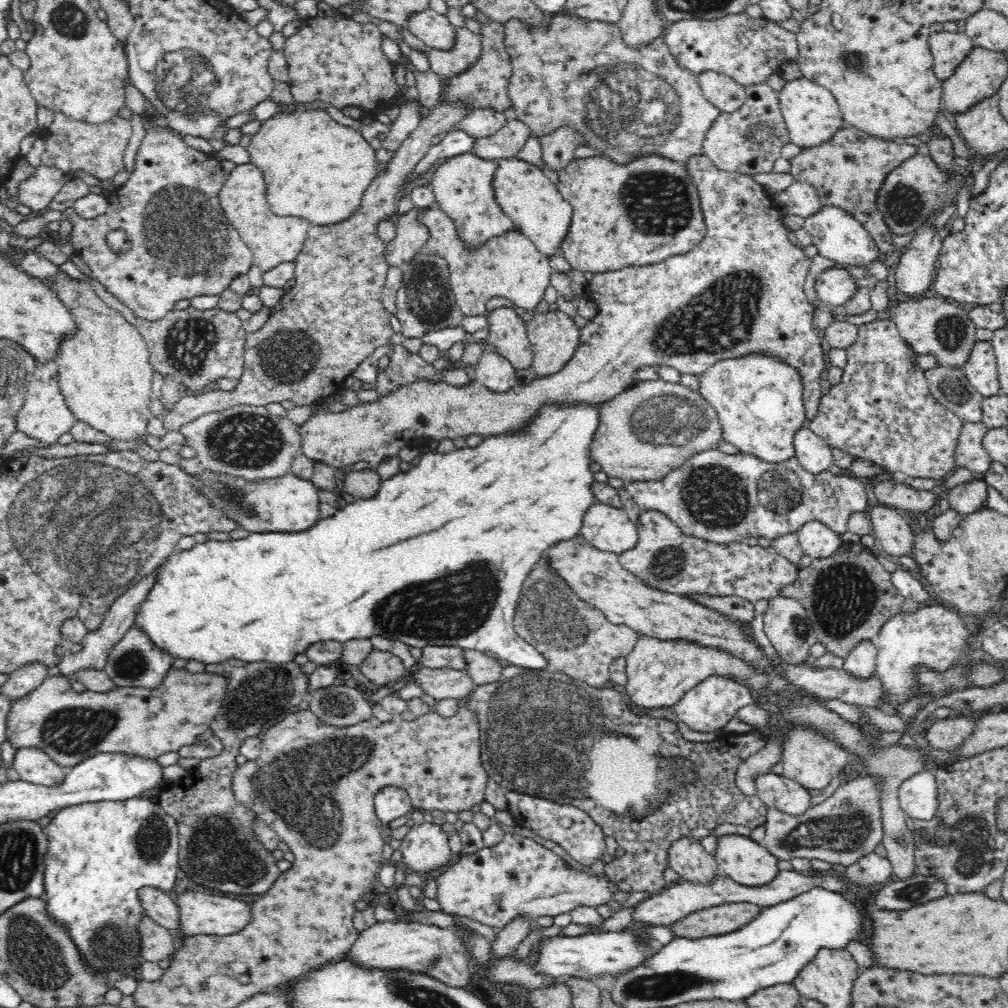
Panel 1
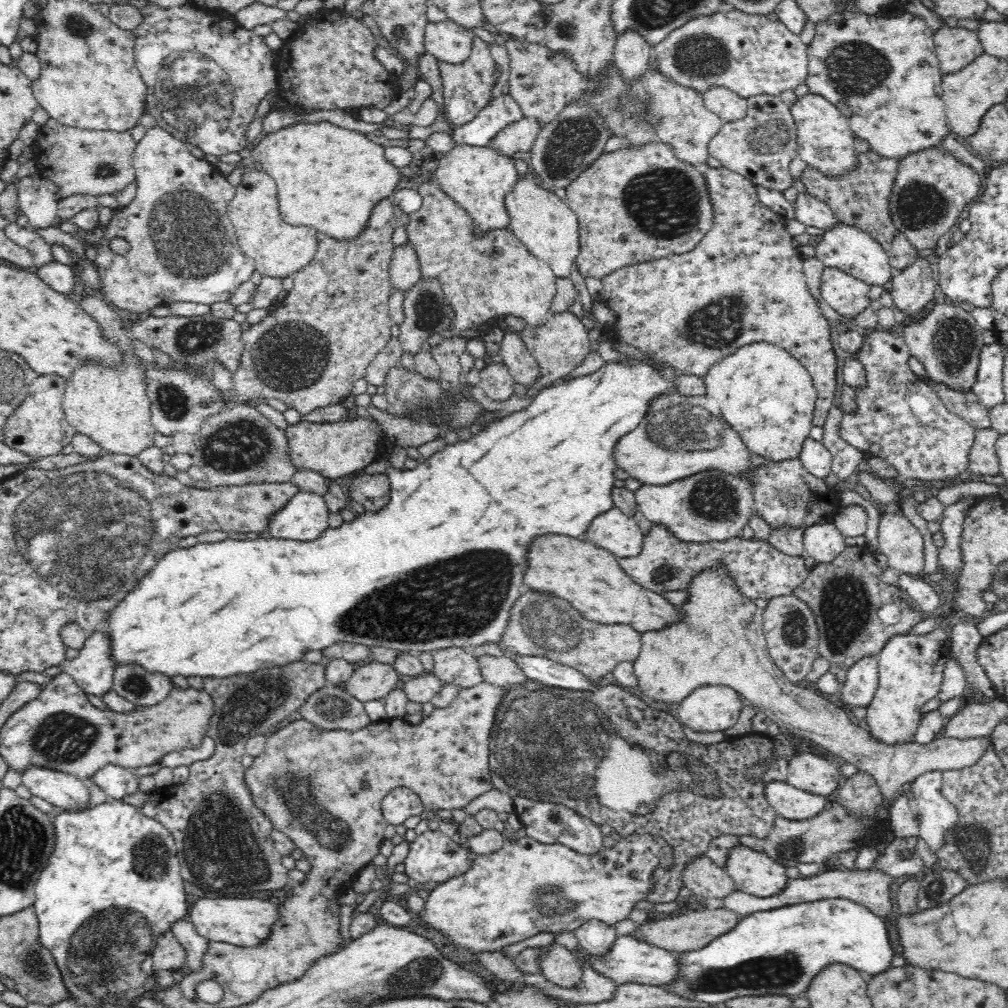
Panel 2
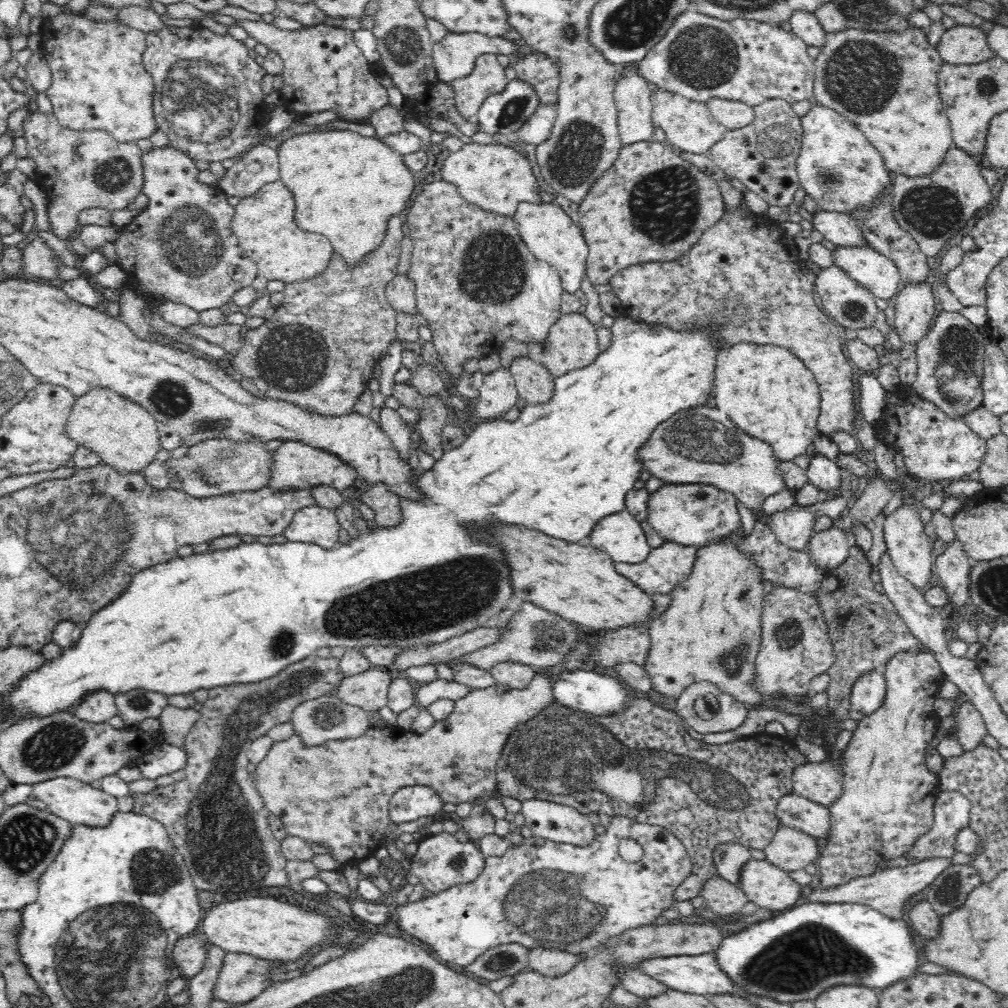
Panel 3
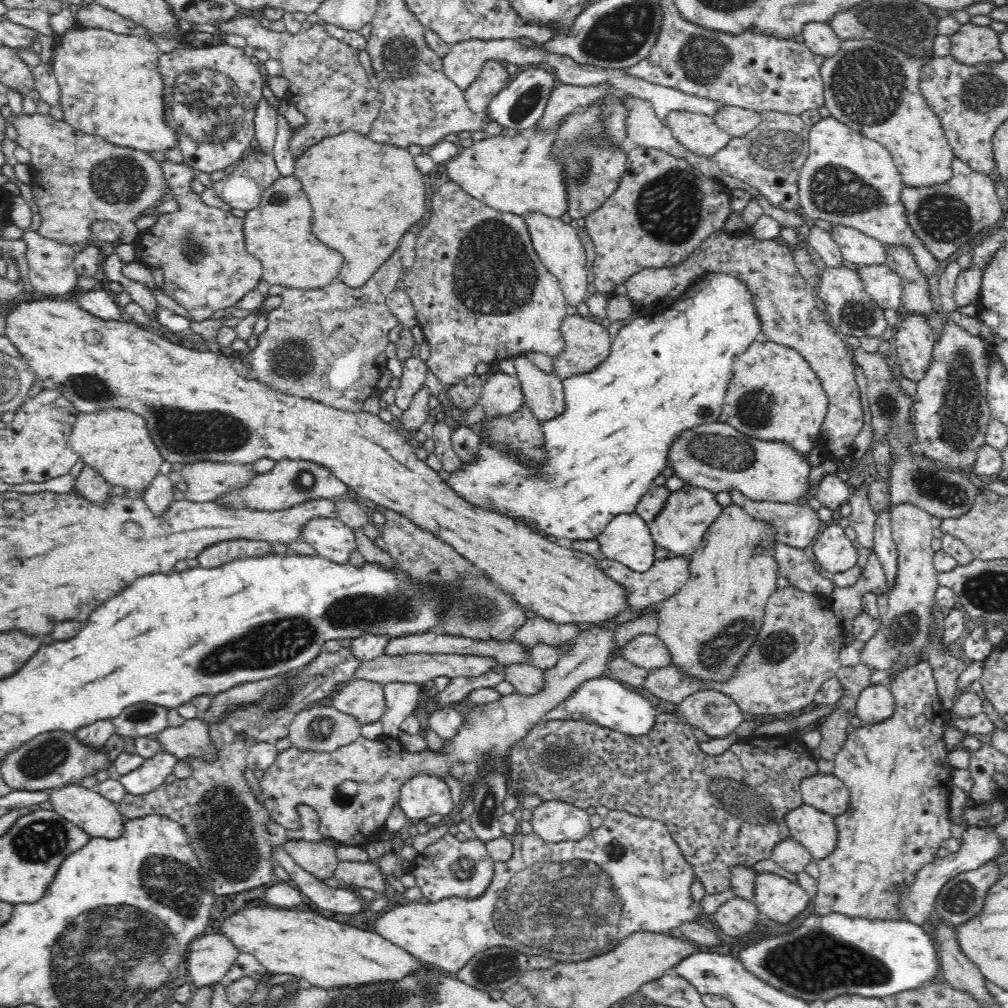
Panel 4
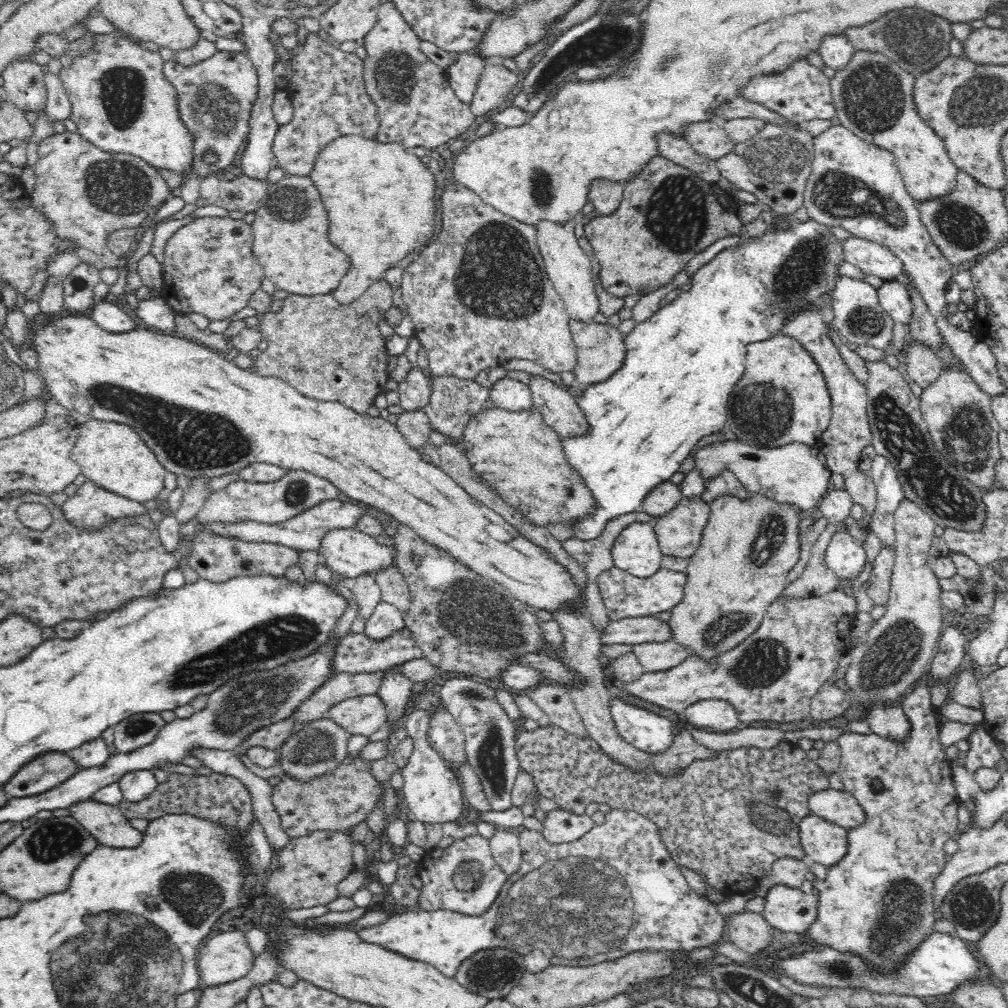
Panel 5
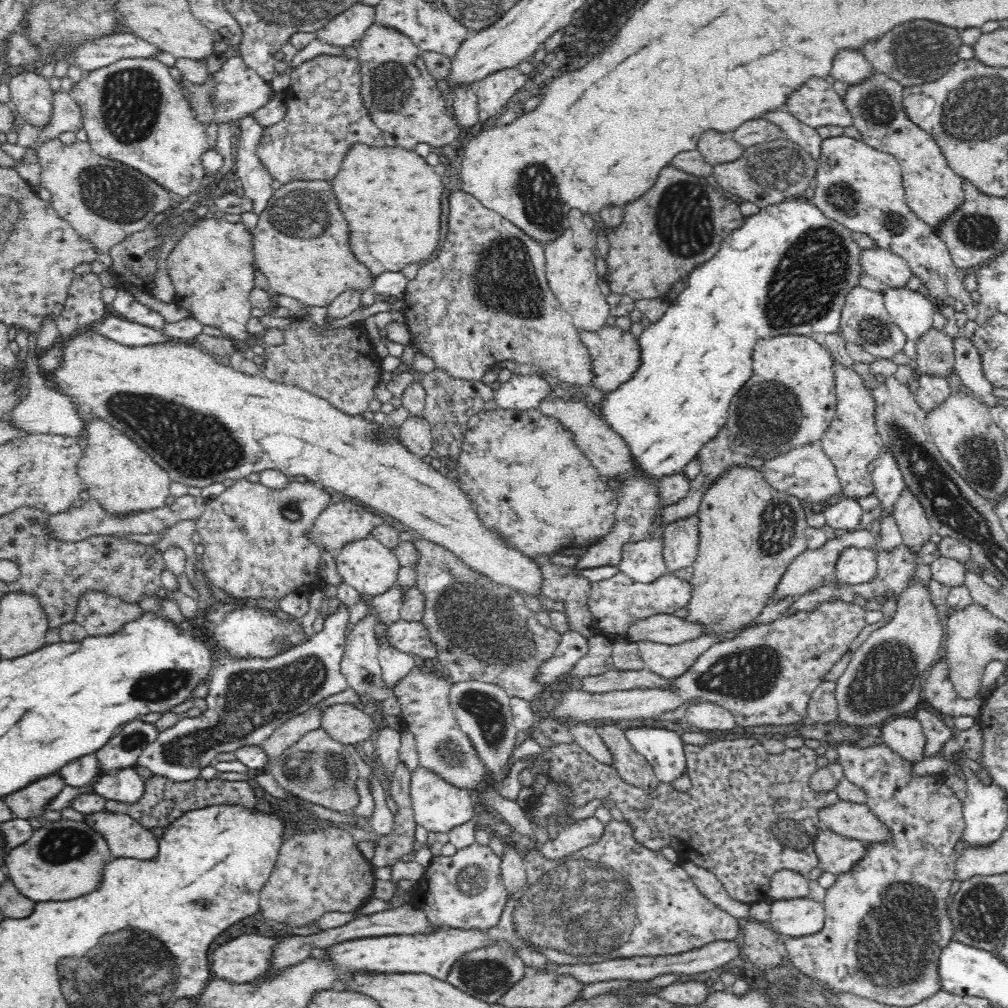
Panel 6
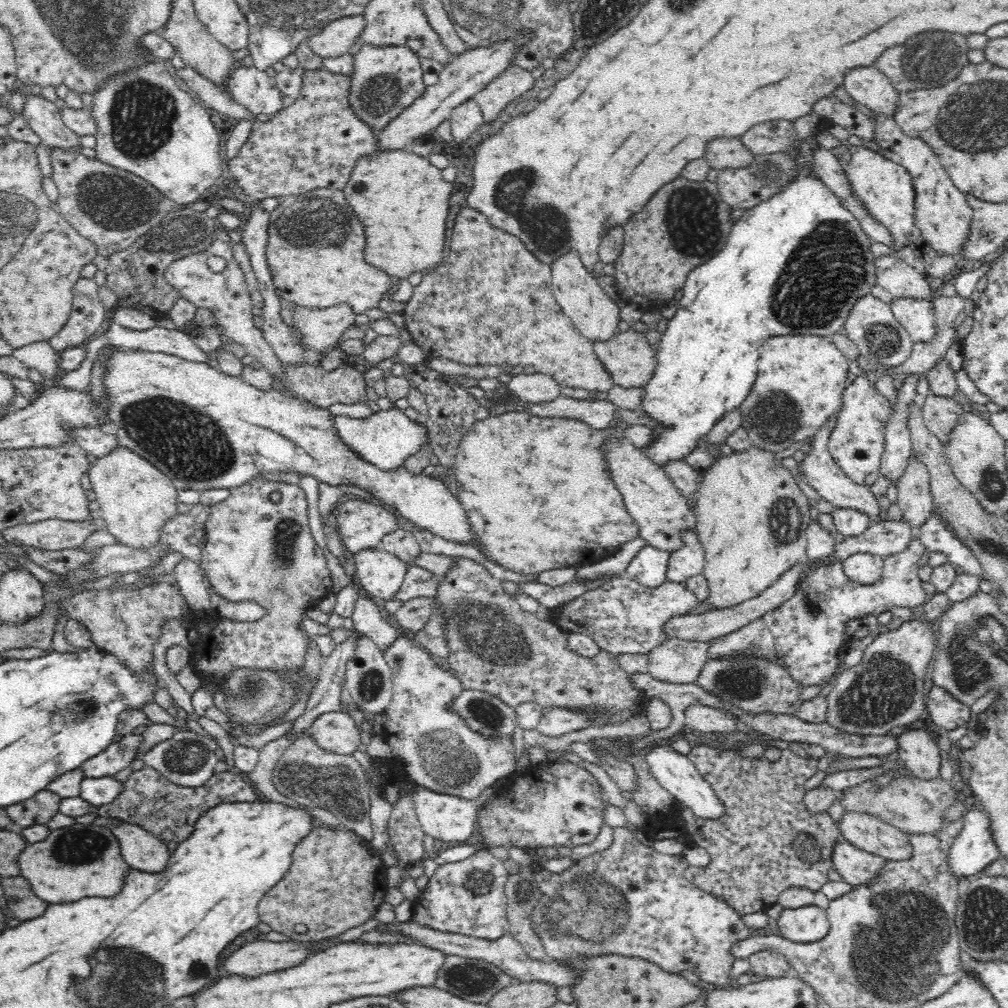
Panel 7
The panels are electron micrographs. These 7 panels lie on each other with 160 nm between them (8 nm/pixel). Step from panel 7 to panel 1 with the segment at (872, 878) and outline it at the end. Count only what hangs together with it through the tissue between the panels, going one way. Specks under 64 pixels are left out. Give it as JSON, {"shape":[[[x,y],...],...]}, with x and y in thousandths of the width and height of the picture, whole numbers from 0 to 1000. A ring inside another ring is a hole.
{"shape":[[[760,767],[754,769],[749,777],[753,793],[763,802],[794,810],[806,800],[804,793],[808,787],[778,769]]]}

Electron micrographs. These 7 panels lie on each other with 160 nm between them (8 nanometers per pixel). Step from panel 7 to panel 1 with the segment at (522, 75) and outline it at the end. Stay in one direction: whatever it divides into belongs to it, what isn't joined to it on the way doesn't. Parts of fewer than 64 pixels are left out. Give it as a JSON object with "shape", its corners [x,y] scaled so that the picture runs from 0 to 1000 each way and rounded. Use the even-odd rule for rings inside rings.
{"shape":[[[463,28],[452,29],[452,46],[445,51],[427,49],[425,59],[428,69],[436,75],[438,87],[435,103],[417,120],[415,127],[399,141],[395,149],[392,149],[383,173],[377,173],[367,182],[359,195],[357,206],[347,216],[327,224],[308,224],[300,248],[292,258],[293,282],[282,291],[277,302],[269,307],[261,323],[256,328],[244,332],[242,368],[233,386],[224,391],[210,387],[198,392],[188,390],[180,393],[179,397],[171,402],[171,407],[165,413],[159,414],[167,428],[177,428],[179,424],[202,411],[217,409],[235,402],[263,404],[268,400],[278,400],[280,397],[288,397],[296,404],[319,402],[321,396],[326,396],[340,384],[341,377],[345,377],[365,353],[386,339],[391,328],[387,324],[388,313],[381,308],[378,296],[387,264],[382,257],[384,242],[375,233],[375,222],[378,218],[387,218],[389,212],[394,211],[393,192],[426,150],[429,136],[439,134],[451,127],[459,117],[466,115],[472,108],[467,107],[459,99],[443,99],[439,91],[445,87],[445,79],[462,71],[475,59],[477,52],[477,36]]]}

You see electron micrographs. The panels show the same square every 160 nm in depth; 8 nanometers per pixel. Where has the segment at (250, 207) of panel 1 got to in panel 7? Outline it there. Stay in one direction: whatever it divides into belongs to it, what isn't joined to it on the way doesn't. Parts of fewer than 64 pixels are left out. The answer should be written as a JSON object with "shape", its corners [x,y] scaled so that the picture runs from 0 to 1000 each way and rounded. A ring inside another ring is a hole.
{"shape":[[[316,187],[297,193],[280,195],[273,209],[267,212],[266,244],[264,254],[275,294],[306,306],[325,306],[341,301],[354,312],[375,306],[381,294],[388,293],[393,277],[361,258],[361,226],[349,206],[345,204],[341,189]]]}

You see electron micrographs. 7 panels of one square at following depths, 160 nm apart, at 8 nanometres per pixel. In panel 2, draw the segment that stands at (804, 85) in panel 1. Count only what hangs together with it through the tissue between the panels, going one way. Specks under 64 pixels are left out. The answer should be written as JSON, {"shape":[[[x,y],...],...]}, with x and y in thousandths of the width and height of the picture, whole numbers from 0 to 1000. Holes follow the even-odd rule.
{"shape":[[[804,92],[792,96],[784,109],[791,125],[791,151],[794,158],[819,176],[841,175],[843,171],[851,169],[853,164],[850,155],[855,151],[847,147],[849,135],[840,117],[829,105],[813,94]]]}

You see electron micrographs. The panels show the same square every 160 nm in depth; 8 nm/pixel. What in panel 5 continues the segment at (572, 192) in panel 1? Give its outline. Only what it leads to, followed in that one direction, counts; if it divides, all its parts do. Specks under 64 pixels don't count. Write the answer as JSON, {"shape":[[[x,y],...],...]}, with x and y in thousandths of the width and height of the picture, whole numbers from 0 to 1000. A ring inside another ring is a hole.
{"shape":[[[656,154],[644,159],[642,164],[629,181],[620,183],[613,210],[609,209],[607,214],[588,213],[580,224],[579,233],[588,244],[588,250],[594,259],[592,272],[596,276],[596,282],[605,292],[615,296],[627,292],[639,294],[652,289],[680,268],[683,259],[690,252],[700,248],[714,236],[733,233],[738,223],[731,213],[731,201],[720,188],[700,181],[688,171]]]}

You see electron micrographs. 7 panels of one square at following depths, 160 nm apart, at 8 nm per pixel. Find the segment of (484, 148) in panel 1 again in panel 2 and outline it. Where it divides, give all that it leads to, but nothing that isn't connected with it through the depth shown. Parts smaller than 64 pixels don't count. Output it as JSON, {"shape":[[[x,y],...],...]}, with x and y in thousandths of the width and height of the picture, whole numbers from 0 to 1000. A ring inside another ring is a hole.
{"shape":[[[518,116],[496,130],[484,145],[506,156],[510,151],[524,151],[537,127],[538,125],[533,119]]]}

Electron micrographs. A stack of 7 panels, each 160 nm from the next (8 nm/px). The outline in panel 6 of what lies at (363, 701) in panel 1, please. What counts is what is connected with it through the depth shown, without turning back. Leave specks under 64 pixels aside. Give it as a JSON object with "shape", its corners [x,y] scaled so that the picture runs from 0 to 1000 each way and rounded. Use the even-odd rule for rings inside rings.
{"shape":[[[319,721],[309,724],[273,755],[264,758],[264,766],[270,768],[274,776],[293,791],[317,798],[331,806],[349,808],[357,797],[353,782],[356,773],[353,755],[348,752],[346,743],[323,729]]]}

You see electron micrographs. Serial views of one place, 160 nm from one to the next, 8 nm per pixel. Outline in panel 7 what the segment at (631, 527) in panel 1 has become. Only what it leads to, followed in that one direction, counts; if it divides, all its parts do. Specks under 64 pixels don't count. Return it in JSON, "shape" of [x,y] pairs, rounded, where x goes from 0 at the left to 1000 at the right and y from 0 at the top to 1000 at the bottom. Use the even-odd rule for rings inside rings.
{"shape":[[[648,542],[637,543],[623,560],[620,569],[637,581],[653,583],[662,576],[665,551]]]}

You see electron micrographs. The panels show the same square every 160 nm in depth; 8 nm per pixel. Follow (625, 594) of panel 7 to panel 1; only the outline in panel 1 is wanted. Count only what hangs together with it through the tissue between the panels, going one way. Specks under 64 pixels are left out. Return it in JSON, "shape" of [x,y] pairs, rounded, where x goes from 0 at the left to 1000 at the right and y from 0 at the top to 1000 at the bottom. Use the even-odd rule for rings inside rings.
{"shape":[[[637,508],[635,510],[635,514],[633,514],[633,518],[631,519],[632,527],[634,530],[634,535],[629,544],[625,546],[619,547],[617,550],[613,551],[614,559],[619,563],[623,567],[629,569],[629,571],[633,572],[639,579],[645,581],[645,583],[653,584],[657,587],[669,588],[672,590],[681,590],[681,589],[703,589],[703,591],[734,591],[744,597],[749,598],[751,595],[756,595],[756,593],[760,595],[764,595],[770,593],[775,590],[776,584],[783,579],[786,579],[793,570],[794,563],[790,561],[790,559],[778,554],[771,546],[764,543],[755,543],[753,540],[749,542],[743,541],[740,537],[734,538],[724,538],[720,540],[710,540],[704,538],[703,536],[696,536],[692,533],[688,532],[681,532],[676,527],[676,524],[673,523],[663,512],[657,510],[657,508]]]}

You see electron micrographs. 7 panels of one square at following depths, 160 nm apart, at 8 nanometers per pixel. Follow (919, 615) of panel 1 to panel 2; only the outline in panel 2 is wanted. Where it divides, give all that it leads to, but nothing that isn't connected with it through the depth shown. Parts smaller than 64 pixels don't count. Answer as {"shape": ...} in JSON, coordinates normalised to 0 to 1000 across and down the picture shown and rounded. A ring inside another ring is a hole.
{"shape":[[[931,619],[927,627],[917,631],[889,630],[880,635],[876,644],[869,652],[872,680],[860,700],[859,725],[879,739],[907,737],[906,732],[917,710],[915,701],[933,687],[937,663],[943,653],[941,629],[937,625],[937,619]]]}

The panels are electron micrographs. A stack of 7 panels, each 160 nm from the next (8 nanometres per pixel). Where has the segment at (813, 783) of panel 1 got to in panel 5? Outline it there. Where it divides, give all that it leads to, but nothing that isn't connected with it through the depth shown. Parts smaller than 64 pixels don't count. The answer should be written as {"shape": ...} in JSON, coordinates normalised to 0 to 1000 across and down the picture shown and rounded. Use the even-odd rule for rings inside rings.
{"shape":[[[819,783],[804,789],[803,803],[812,811],[843,823],[856,818],[858,806],[850,792],[841,785]]]}

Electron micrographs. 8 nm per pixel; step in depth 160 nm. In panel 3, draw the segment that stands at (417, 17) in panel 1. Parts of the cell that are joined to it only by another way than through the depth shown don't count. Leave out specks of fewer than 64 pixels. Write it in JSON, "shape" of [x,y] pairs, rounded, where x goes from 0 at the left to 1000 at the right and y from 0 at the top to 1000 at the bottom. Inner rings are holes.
{"shape":[[[474,32],[460,34],[446,34],[435,44],[430,44],[429,58],[430,64],[434,69],[437,80],[448,81],[452,78],[464,75],[471,66],[472,59],[479,54],[500,55],[509,59],[522,55],[525,48],[518,41],[504,40],[500,37],[484,37]]]}

